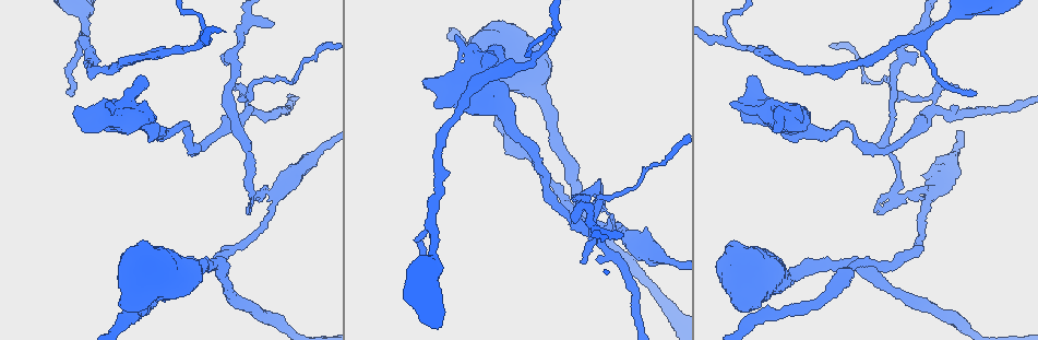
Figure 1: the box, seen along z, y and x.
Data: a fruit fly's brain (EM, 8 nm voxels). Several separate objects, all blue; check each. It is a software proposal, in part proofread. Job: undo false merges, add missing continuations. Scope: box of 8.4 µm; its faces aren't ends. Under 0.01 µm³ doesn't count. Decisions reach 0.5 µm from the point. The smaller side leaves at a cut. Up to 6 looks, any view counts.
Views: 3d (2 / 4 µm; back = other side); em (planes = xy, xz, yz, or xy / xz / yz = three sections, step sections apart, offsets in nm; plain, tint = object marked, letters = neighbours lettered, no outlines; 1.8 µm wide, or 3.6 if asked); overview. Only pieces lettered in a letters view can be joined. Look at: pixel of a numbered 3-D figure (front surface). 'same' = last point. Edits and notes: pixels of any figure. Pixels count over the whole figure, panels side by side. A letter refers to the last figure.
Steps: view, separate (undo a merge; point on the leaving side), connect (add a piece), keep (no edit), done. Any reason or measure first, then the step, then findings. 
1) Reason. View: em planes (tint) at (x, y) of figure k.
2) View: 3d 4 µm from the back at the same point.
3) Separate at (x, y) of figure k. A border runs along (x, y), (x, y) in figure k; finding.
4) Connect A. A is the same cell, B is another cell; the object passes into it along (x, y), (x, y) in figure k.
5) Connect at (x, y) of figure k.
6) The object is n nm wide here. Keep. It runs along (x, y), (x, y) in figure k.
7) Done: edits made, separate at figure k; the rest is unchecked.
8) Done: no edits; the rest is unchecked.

Sharp bend. View: 3d 4 µm from the back at (731, 40) of figure 1.

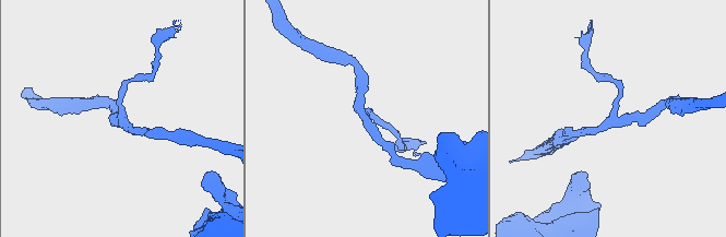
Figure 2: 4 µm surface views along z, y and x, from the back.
View: em xy step 4 (letters) at (119, 117) of figure 2.

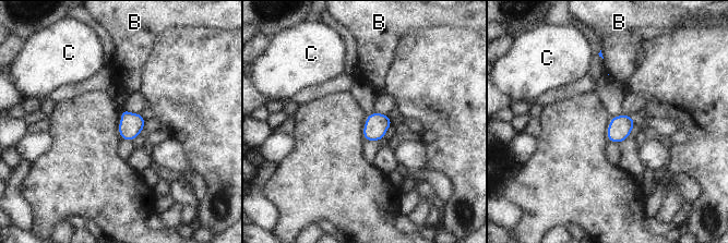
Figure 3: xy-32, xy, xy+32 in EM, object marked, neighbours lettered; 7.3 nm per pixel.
Cut it another way. View: em yz step 16 (letters) at the same point.

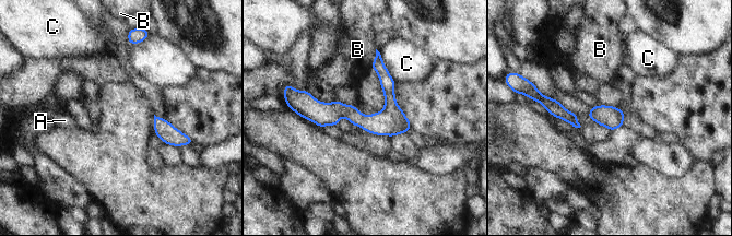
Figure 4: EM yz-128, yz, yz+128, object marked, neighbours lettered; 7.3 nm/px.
The object is 160 nm wide here. Keep. A, B and C are other cells; a border runs along (379, 52), (385, 67), (396, 82) in figure 4; all the same neuron.

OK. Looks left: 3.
Branch stops here. View: 3d 4 µm at (105, 105) of figure 1.

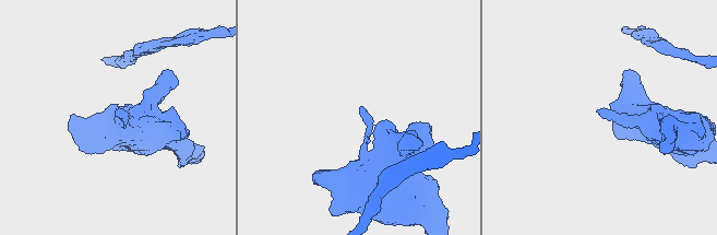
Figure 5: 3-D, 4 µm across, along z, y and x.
View: em planes (letters) at (598, 110) of figure 5.

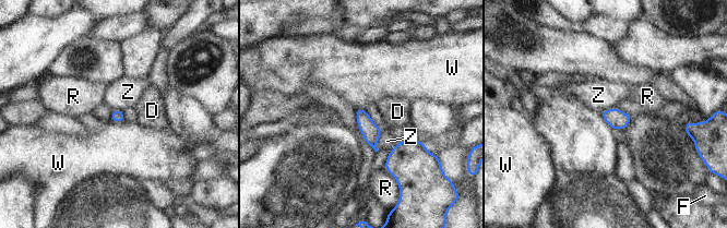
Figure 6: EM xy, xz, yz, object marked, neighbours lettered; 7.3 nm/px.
Keep. D, F, R, W and Z are other cells; a border runs along (381, 130), (377, 150) in figure 6; no lettered piece goes on from it.

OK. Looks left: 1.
An open end. View: em xz step 16 (letters) at (273, 25) of figure 1.

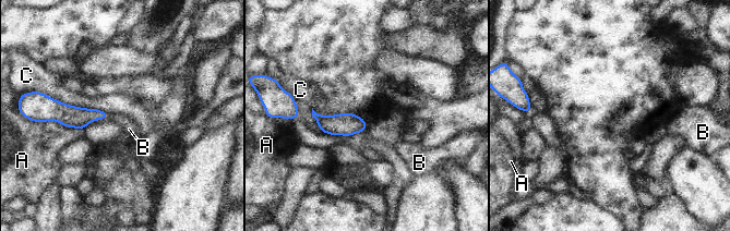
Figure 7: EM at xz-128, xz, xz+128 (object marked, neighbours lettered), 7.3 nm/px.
The longest contact is with C, 440 nm. Keep. A, B and C are other cells; a border runs along (51, 97), (108, 113) in figure 7; no lettered piece goes on from it.

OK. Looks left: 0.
Done: no edits; the rest is unchecked.

